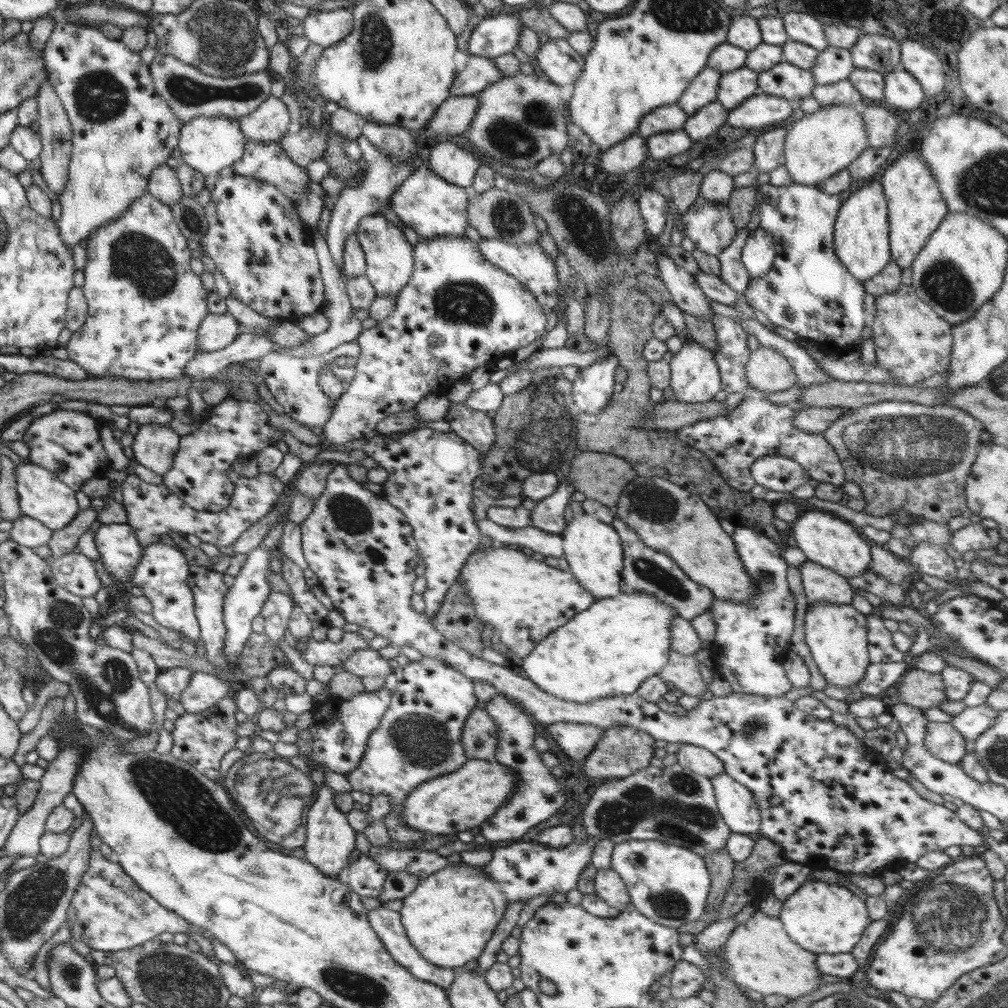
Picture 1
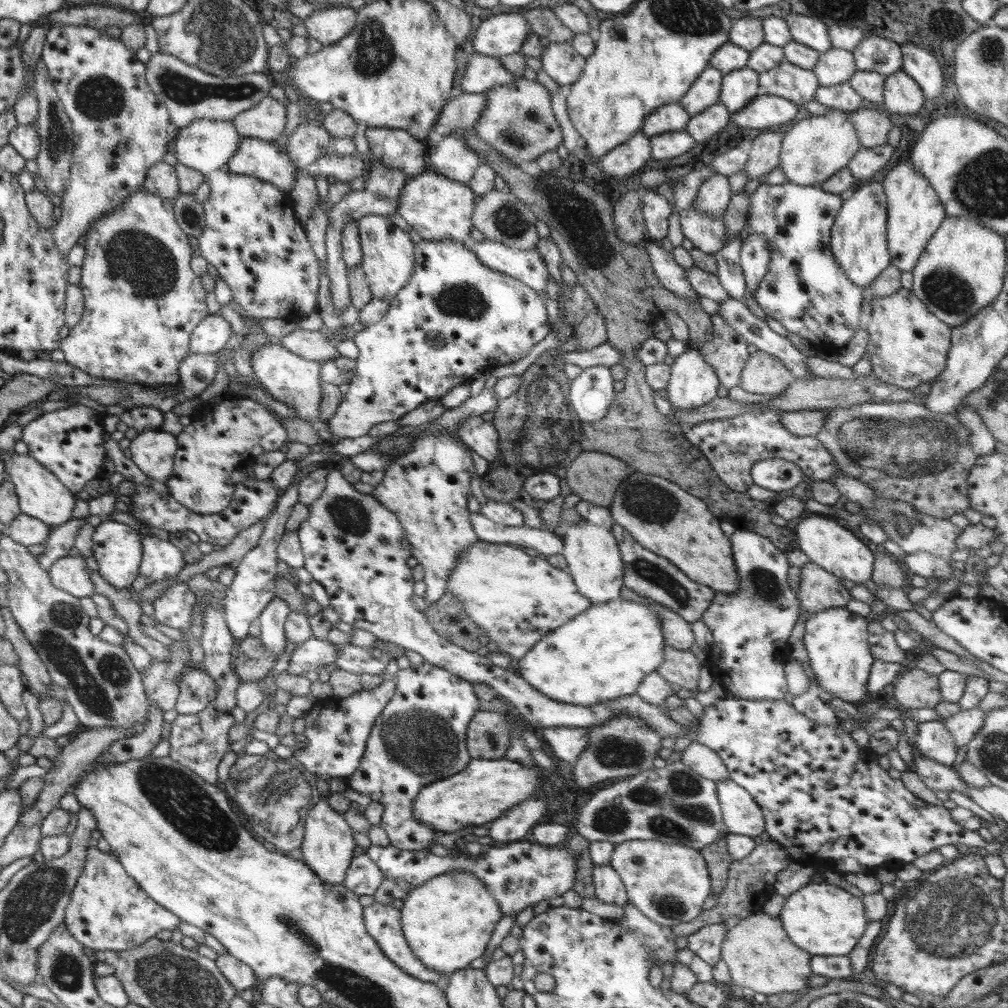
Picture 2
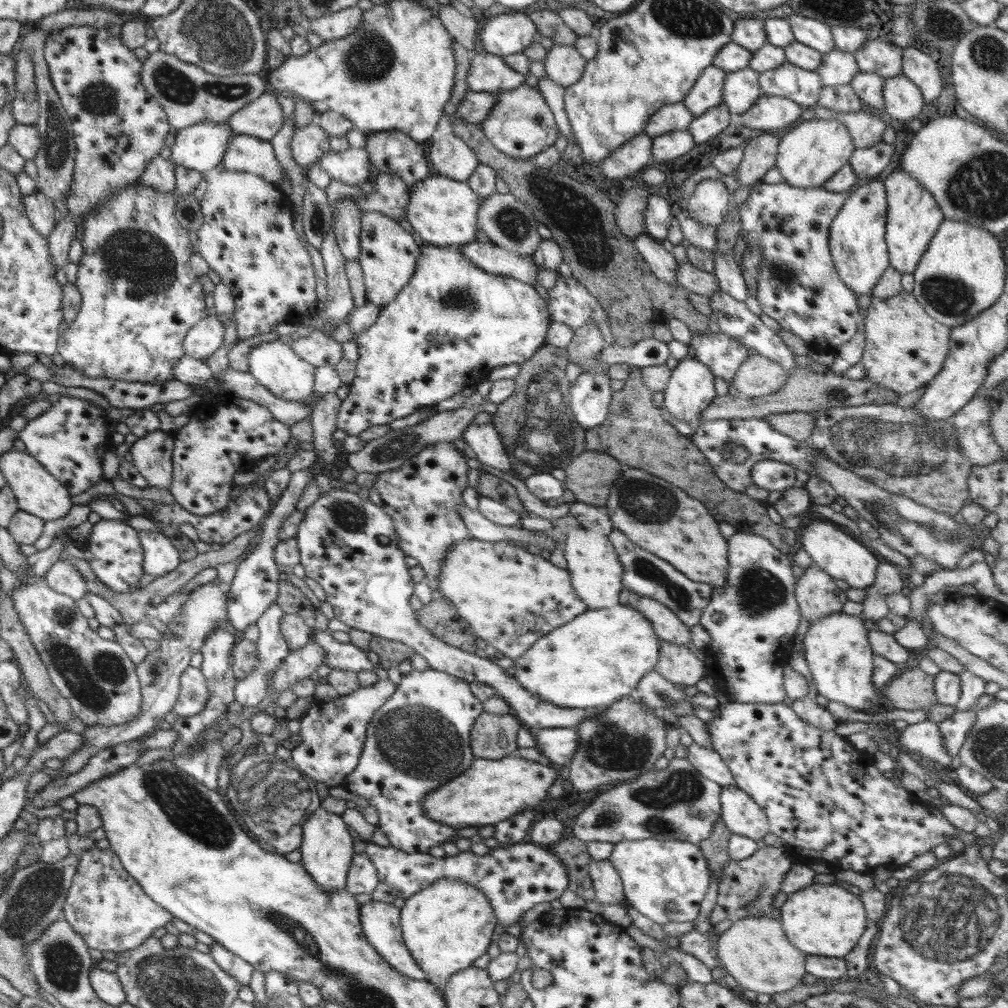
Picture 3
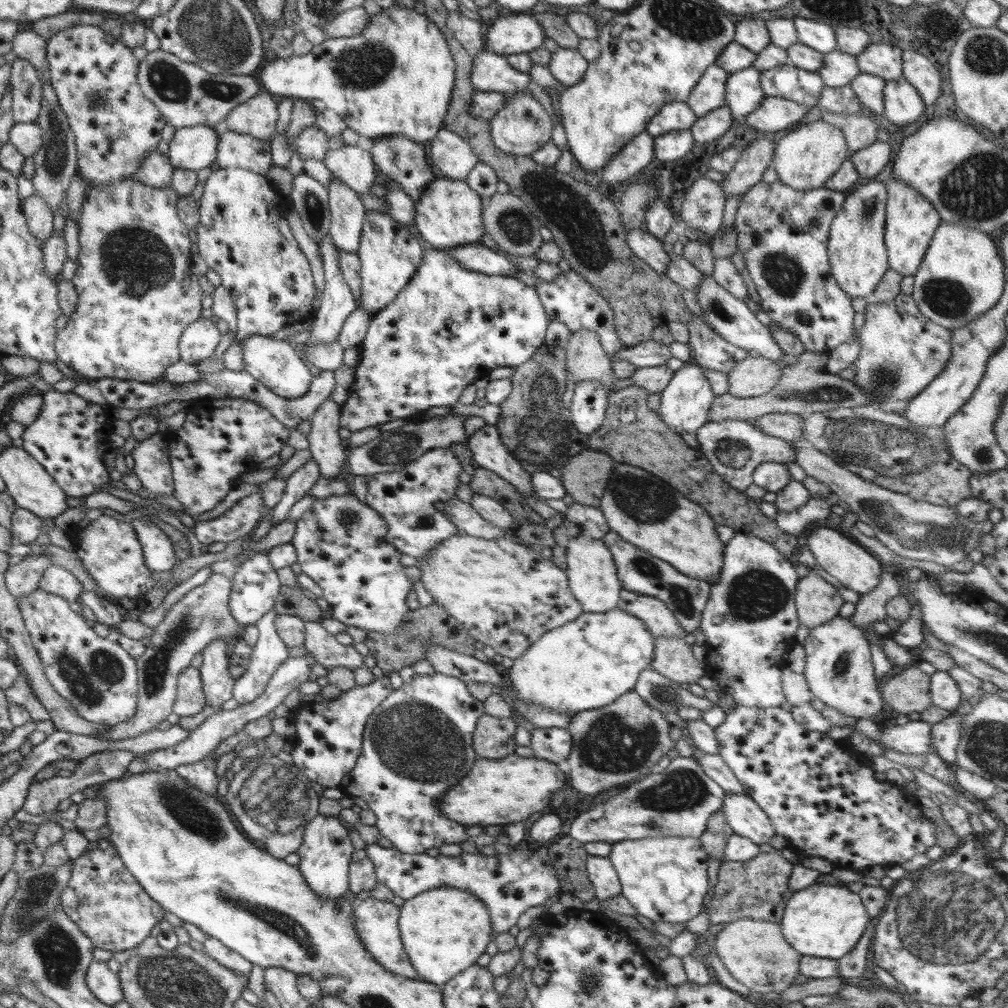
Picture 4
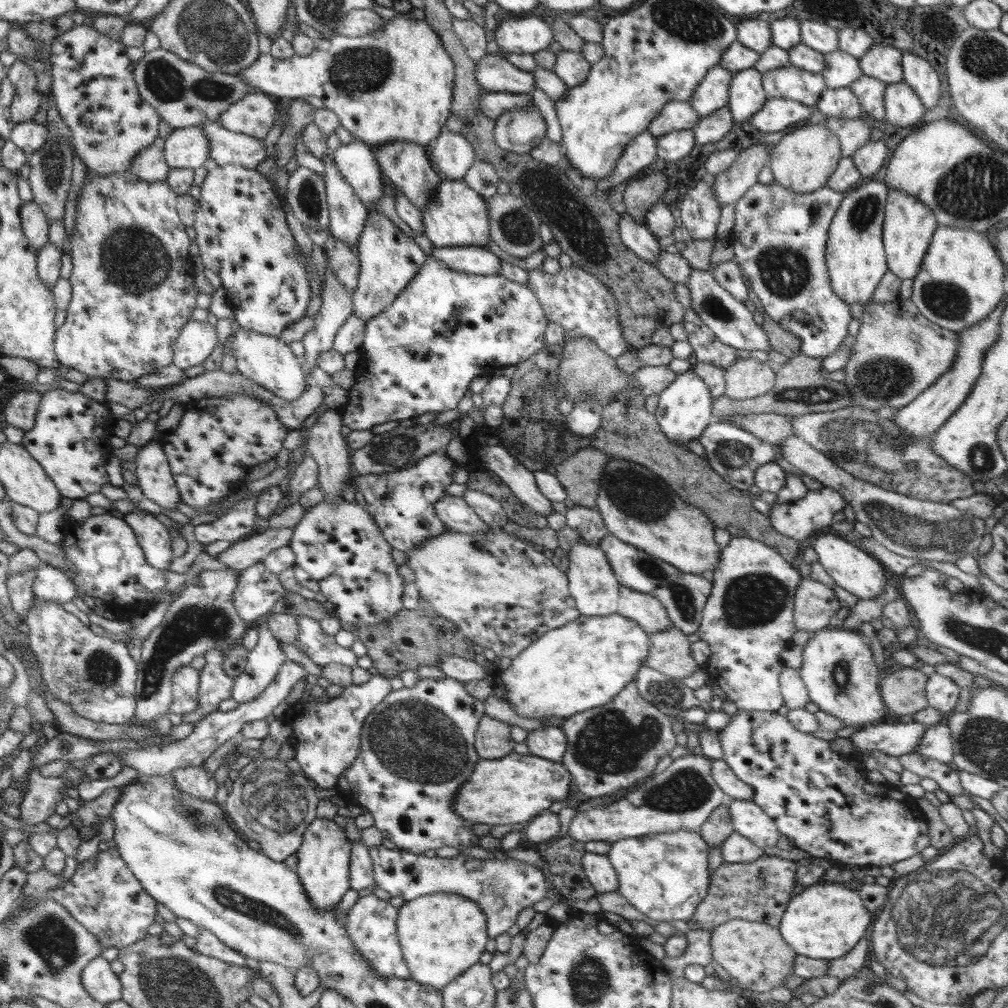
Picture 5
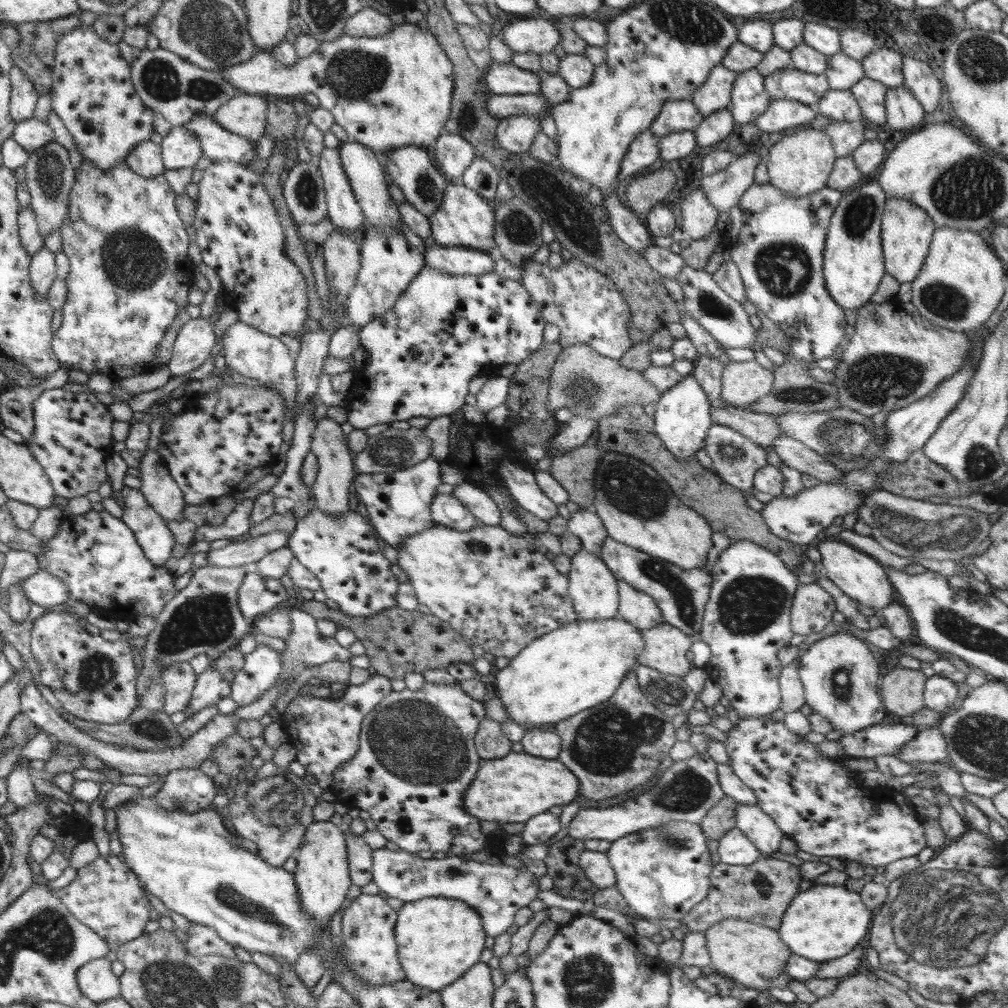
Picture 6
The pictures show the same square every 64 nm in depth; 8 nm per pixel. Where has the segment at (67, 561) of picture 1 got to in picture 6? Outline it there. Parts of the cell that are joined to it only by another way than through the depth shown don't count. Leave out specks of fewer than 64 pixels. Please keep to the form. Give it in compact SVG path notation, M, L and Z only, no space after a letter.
M39 569L32 577L22 580L20 586L22 594L26 594L31 605L47 608L64 604L69 599L66 584L44 570Z

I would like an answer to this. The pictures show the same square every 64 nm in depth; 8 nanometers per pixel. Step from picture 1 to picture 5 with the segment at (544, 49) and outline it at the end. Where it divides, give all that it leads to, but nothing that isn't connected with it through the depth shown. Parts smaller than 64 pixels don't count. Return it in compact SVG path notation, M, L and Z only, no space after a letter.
M563 50L557 55L554 66L554 74L566 84L566 87L582 85L588 74L590 74L591 65L588 60L583 58L579 52L570 52Z

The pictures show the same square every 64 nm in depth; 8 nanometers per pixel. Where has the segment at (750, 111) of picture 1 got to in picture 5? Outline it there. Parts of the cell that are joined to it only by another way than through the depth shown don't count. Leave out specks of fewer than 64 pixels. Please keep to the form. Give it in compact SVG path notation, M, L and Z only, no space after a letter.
M770 98L750 118L748 126L756 126L762 132L778 132L784 128L796 128L805 125L810 119L812 108L784 98Z

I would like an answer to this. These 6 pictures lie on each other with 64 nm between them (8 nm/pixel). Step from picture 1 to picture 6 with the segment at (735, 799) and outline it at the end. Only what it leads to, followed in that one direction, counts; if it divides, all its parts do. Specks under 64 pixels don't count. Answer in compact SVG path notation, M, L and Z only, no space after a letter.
M738 803L735 814L735 828L739 828L758 848L762 856L778 855L780 840L785 834L758 805Z

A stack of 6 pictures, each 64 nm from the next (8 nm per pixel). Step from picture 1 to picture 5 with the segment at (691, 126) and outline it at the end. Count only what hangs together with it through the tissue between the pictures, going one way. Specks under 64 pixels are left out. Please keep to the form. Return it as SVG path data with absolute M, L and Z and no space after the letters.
M727 107L714 110L714 113L702 117L698 125L694 126L695 142L710 144L724 138L734 126L734 122L731 111Z

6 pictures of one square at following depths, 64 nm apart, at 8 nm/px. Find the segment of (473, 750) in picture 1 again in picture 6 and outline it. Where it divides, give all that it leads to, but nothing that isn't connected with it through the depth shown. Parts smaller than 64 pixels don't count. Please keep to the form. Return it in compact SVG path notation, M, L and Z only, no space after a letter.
M484 717L475 734L475 747L484 760L504 758L511 751L512 742L502 733L500 723Z

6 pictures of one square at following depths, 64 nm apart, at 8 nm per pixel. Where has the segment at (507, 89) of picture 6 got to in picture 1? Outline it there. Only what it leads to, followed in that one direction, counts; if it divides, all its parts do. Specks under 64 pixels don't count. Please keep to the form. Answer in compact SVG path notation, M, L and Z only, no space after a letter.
M472 55L466 68L460 74L456 74L450 93L453 96L476 96L486 86L490 86L502 78L506 78L506 76L498 69L494 60Z

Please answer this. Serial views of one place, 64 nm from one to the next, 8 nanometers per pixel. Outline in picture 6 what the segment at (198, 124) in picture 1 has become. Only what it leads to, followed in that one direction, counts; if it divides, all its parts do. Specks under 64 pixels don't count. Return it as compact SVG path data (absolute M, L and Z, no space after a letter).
M172 127L161 145L164 170L193 168L203 156L198 137L186 127Z

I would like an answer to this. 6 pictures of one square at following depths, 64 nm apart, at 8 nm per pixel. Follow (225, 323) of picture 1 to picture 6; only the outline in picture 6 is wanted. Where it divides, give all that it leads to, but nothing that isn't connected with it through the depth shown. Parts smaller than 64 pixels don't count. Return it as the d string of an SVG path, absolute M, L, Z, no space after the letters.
M194 318L180 326L176 333L168 368L173 376L184 376L196 370L210 357L217 339L213 324L202 318Z

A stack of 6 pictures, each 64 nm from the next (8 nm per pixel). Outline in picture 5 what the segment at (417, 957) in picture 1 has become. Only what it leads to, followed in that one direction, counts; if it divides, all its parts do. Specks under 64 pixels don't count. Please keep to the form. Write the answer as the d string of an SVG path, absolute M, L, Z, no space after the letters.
M373 894L360 897L344 920L346 932L357 948L359 955L381 976L386 978L410 979L411 972L405 963L397 935L396 909L390 901Z

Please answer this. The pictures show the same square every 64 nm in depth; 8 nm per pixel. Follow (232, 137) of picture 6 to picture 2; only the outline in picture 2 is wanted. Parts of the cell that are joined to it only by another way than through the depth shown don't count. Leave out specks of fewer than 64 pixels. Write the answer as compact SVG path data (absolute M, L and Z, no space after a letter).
M242 136L227 165L229 172L261 179L288 196L294 189L296 166L273 141Z

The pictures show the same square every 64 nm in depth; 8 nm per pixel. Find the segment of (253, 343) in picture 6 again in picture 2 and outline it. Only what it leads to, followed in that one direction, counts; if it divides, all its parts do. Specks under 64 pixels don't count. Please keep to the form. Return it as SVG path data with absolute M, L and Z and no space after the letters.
M266 344L252 354L253 369L257 379L262 382L276 400L280 400L295 410L295 416L308 422L319 420L321 407L321 364L308 360L286 350L281 344Z

